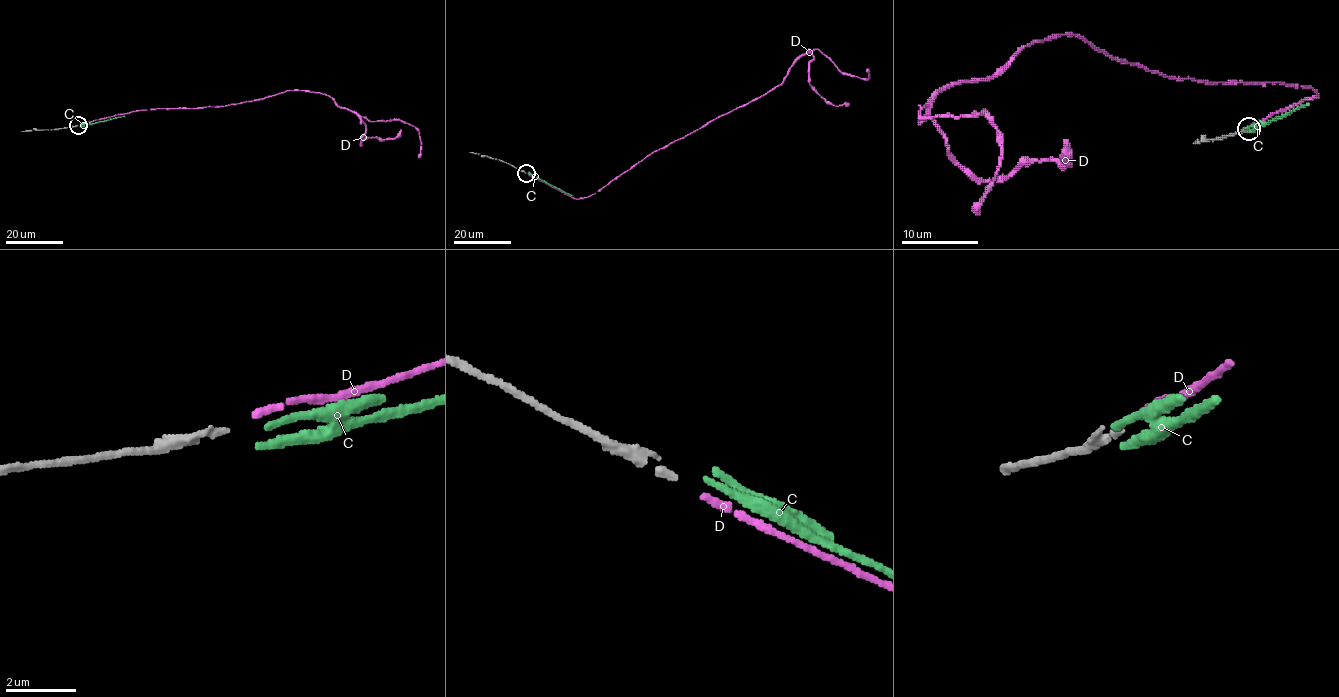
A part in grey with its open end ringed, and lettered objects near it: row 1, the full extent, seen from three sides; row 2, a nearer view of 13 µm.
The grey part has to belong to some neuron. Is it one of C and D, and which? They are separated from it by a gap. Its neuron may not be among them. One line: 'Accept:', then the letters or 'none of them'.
Accept: D

